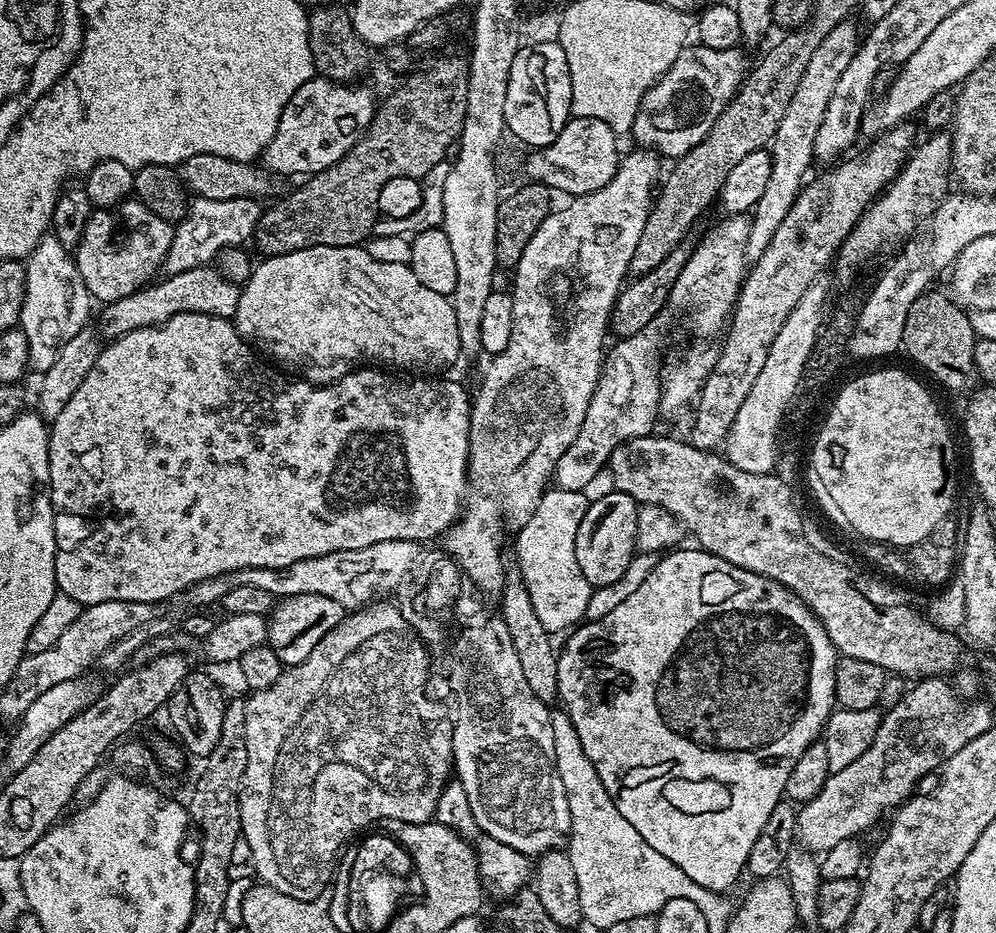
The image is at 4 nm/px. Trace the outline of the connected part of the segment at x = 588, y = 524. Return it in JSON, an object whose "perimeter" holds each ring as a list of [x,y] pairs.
{"perimeter":[[[609,490],[601,500],[593,499],[586,516],[578,526],[576,550],[578,565],[593,589],[609,586],[626,573],[632,557],[637,554],[636,535],[641,505],[630,494]]]}

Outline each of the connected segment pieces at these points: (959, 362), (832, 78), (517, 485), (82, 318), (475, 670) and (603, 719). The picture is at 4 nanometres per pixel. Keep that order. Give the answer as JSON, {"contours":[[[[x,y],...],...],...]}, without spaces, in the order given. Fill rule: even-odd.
{"contours":[[[[927,290],[910,306],[901,347],[944,387],[956,392],[964,392],[972,387],[975,389],[980,380],[974,361],[978,337],[970,314],[947,293],[944,295],[934,291]]],[[[852,22],[834,26],[834,30],[830,30],[822,42],[818,42],[818,50],[814,50],[806,70],[802,70],[802,82],[798,82],[798,90],[794,90],[794,98],[790,98],[790,106],[786,106],[786,115],[770,145],[770,178],[762,190],[762,198],[758,198],[756,207],[750,213],[749,241],[746,242],[749,261],[756,261],[766,246],[770,246],[774,230],[782,226],[782,218],[786,218],[805,187],[804,175],[808,167],[814,164],[814,138],[818,138],[818,126],[822,126],[826,106],[830,106],[830,97],[834,95],[834,86],[838,86],[838,78],[842,78],[842,70],[846,70],[857,47],[858,35]]],[[[651,150],[635,151],[630,153],[629,156],[627,154],[621,155],[617,172],[614,174],[613,180],[606,183],[606,186],[602,186],[601,189],[594,190],[592,193],[573,196],[567,201],[569,204],[565,208],[557,207],[549,212],[542,222],[542,226],[538,226],[538,230],[534,230],[534,238],[530,238],[530,242],[526,242],[526,250],[522,250],[522,258],[518,258],[514,262],[516,273],[513,274],[512,285],[510,285],[512,301],[514,302],[514,330],[510,330],[510,342],[506,342],[506,350],[502,350],[497,356],[491,357],[487,361],[489,364],[488,369],[484,372],[484,381],[481,382],[480,389],[474,392],[474,399],[471,401],[470,434],[468,435],[468,487],[470,491],[467,493],[466,503],[461,511],[460,519],[442,537],[443,551],[447,552],[463,568],[466,575],[470,577],[475,587],[481,593],[494,592],[496,594],[503,589],[506,579],[506,571],[504,572],[504,523],[507,520],[513,520],[514,525],[521,526],[534,514],[539,500],[543,498],[544,493],[550,488],[550,481],[553,479],[556,463],[562,458],[562,454],[565,454],[566,450],[570,449],[570,444],[578,438],[578,432],[582,429],[583,419],[586,418],[587,407],[590,406],[591,395],[594,394],[595,386],[600,376],[600,368],[604,364],[606,353],[604,335],[607,337],[610,332],[608,319],[612,316],[612,307],[618,298],[621,288],[624,287],[629,279],[631,259],[634,256],[634,250],[637,249],[642,230],[645,229],[647,216],[650,215],[653,208],[654,193],[657,191],[658,181],[662,176],[662,169],[660,170],[662,160],[657,153]],[[559,272],[573,272],[574,275],[580,276],[581,282],[584,283],[580,288],[580,293],[576,296],[576,309],[572,312],[572,321],[569,322],[568,329],[561,336],[560,324],[556,321],[556,308],[552,305],[551,298],[548,297],[548,283]]],[[[45,234],[38,246],[26,257],[26,298],[22,304],[19,327],[30,342],[29,369],[42,374],[58,362],[60,348],[78,334],[78,330],[89,327],[94,301],[78,274],[73,253],[55,234]]],[[[492,609],[488,616],[484,616],[484,640],[464,640],[464,648],[456,652],[454,663],[457,664],[458,672],[449,681],[449,684],[456,698],[456,712],[454,708],[454,719],[452,727],[452,750],[453,765],[457,781],[461,782],[470,805],[472,816],[474,816],[477,829],[492,838],[520,851],[529,857],[537,857],[550,850],[563,849],[568,843],[568,836],[572,832],[570,826],[569,798],[566,790],[563,789],[562,778],[559,777],[558,766],[554,759],[554,730],[551,709],[549,705],[541,702],[541,699],[534,694],[534,690],[527,683],[523,675],[522,662],[519,661],[518,650],[514,647],[510,630],[506,626],[504,618]]],[[[691,546],[692,548],[686,547],[677,547],[675,550],[663,555],[653,572],[642,582],[642,586],[639,586],[638,590],[635,590],[634,594],[630,595],[630,598],[622,602],[620,606],[615,607],[613,613],[606,614],[600,620],[588,620],[581,623],[568,636],[573,635],[565,642],[564,648],[562,644],[558,652],[558,690],[560,691],[558,700],[566,709],[568,717],[574,722],[574,730],[578,730],[578,738],[582,742],[582,750],[586,750],[586,758],[590,758],[594,770],[598,770],[602,786],[606,786],[614,806],[618,806],[618,814],[622,814],[622,818],[626,818],[626,822],[630,822],[630,826],[634,826],[634,830],[638,830],[638,834],[642,834],[642,838],[646,838],[646,842],[650,846],[654,846],[654,850],[658,850],[658,854],[670,858],[670,862],[674,862],[674,866],[678,866],[678,870],[682,870],[682,874],[686,874],[686,878],[694,878],[694,882],[703,884],[704,888],[711,892],[727,893],[729,891],[728,887],[739,878],[740,872],[742,876],[745,871],[750,858],[750,850],[754,847],[758,834],[762,834],[762,826],[766,826],[766,821],[769,820],[770,813],[774,811],[774,806],[778,806],[778,802],[785,799],[786,782],[790,778],[790,770],[794,770],[794,762],[798,762],[798,758],[802,758],[802,750],[806,750],[806,746],[815,744],[821,739],[825,724],[837,707],[834,682],[836,681],[838,653],[835,646],[830,642],[826,630],[820,624],[820,620],[789,588],[774,582],[770,578],[760,576],[757,572],[734,566],[730,562],[718,558],[713,552],[705,552],[696,546]]]]}

